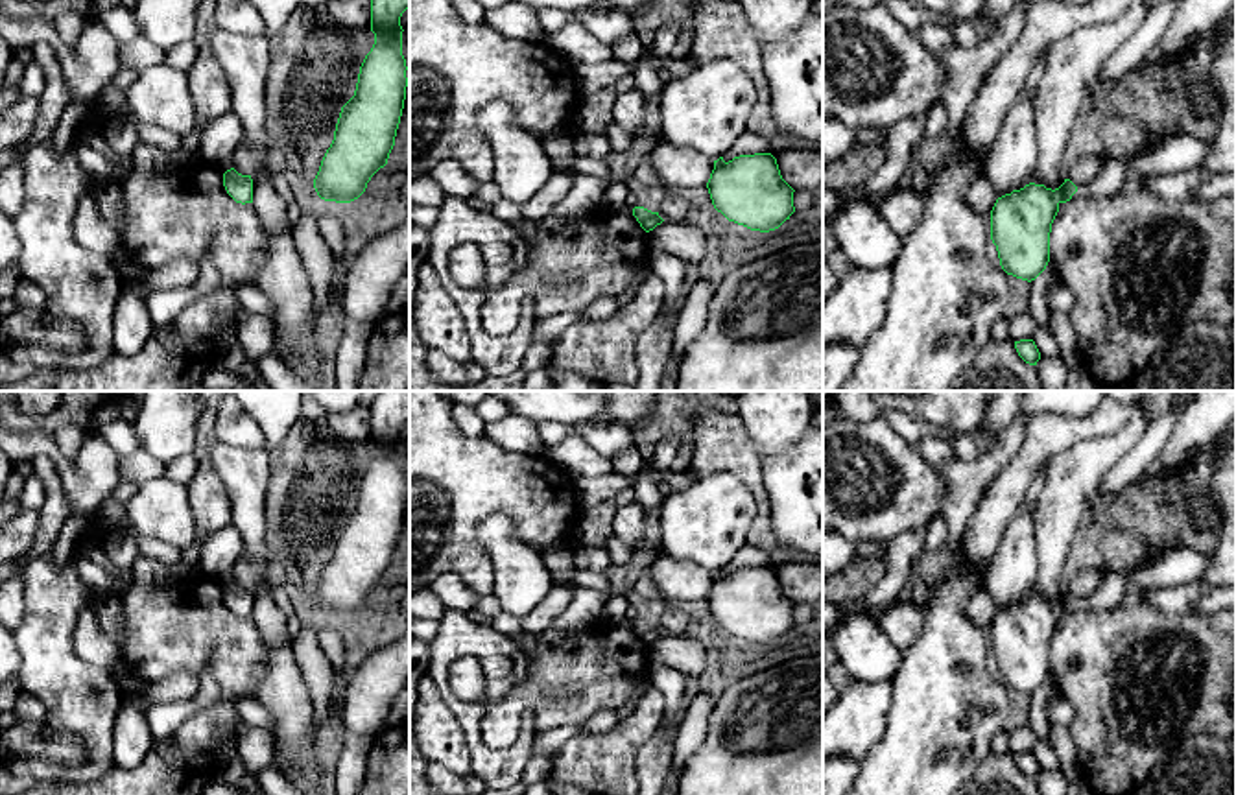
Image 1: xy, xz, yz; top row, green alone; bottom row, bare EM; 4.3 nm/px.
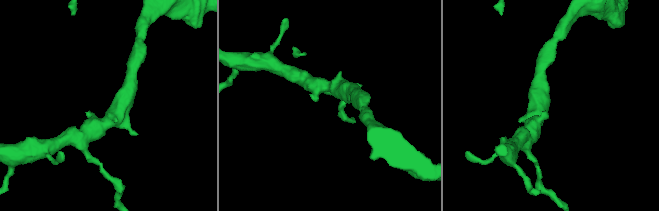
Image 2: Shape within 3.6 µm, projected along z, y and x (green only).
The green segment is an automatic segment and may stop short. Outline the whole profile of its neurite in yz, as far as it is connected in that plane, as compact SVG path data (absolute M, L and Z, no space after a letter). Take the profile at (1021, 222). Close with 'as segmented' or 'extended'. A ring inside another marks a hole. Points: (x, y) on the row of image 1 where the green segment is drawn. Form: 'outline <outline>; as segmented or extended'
outline M1175 135L1131 160L1109 157L1096 179L1074 184L1070 179L1052 190L1029 183L996 199L991 210L991 240L1007 275L1035 280L1050 262L1050 232L1059 205L1074 197L1109 197L1129 177L1186 173L1205 164L1210 144L1195 135Z; extended

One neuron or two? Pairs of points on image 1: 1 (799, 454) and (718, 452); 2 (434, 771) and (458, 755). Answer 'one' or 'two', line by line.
1: two
2: two

